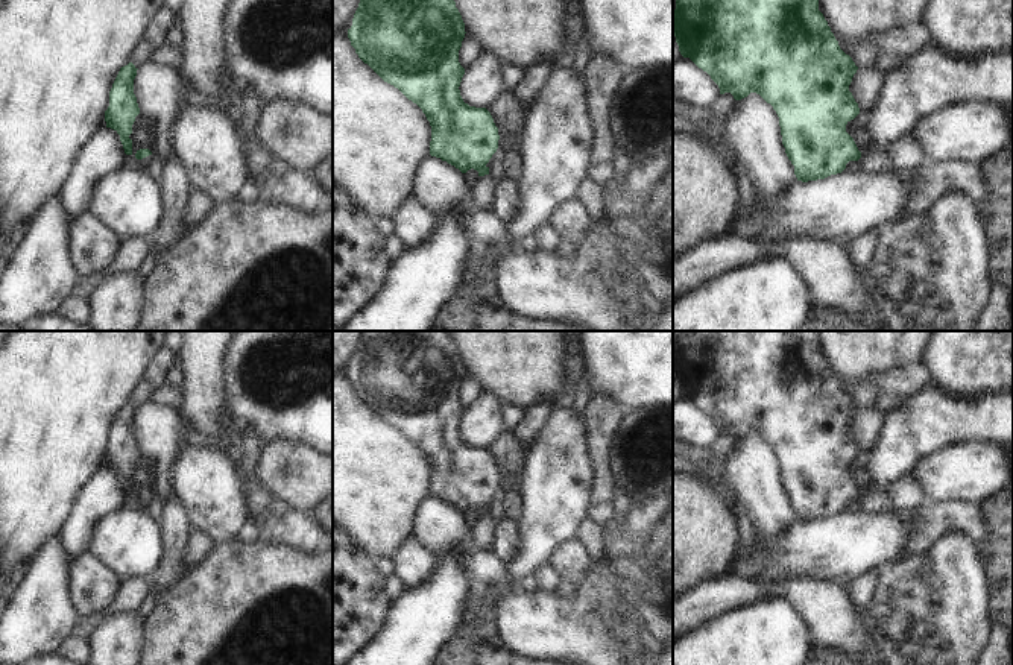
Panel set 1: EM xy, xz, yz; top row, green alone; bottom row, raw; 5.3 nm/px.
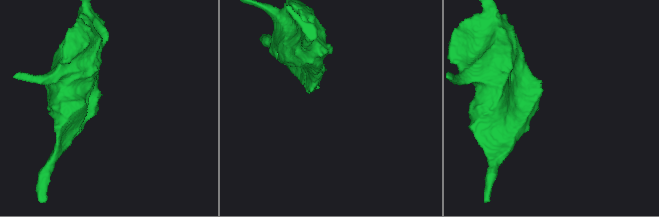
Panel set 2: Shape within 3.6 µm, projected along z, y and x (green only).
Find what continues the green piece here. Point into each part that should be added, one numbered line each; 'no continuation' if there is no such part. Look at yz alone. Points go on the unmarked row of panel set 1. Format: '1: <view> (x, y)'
1: yz (874, 501)

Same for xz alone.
1: xz (482, 533)

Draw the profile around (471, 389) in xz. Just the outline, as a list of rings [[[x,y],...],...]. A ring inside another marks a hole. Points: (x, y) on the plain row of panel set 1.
[[[465,373],[462,387],[459,390],[459,402],[463,408],[468,408],[480,395],[483,389],[474,375]]]

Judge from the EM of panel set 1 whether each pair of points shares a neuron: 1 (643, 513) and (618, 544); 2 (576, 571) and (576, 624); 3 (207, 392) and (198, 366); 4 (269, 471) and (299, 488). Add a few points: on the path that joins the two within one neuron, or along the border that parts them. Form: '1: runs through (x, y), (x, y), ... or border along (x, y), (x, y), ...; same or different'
1: runs through (638, 521), (626, 536); same
2: border along (593, 567), (576, 585); different
3: runs through (202, 386), (202, 372); same
4: runs through (277, 471), (292, 480); same

